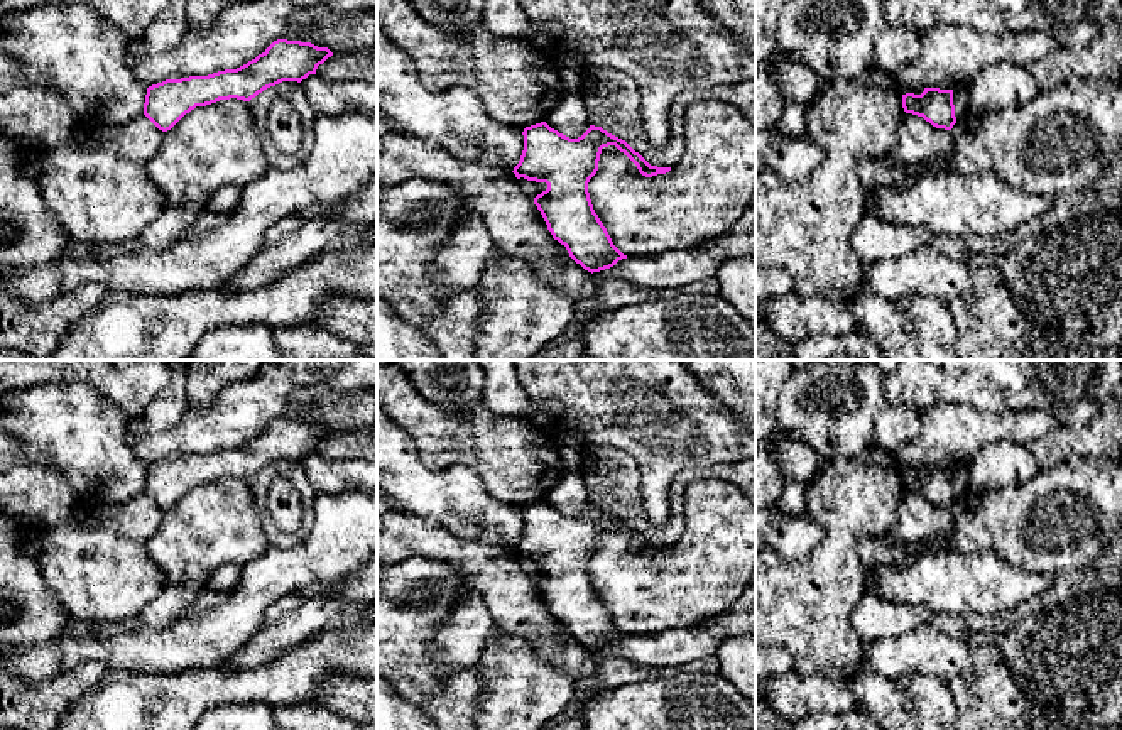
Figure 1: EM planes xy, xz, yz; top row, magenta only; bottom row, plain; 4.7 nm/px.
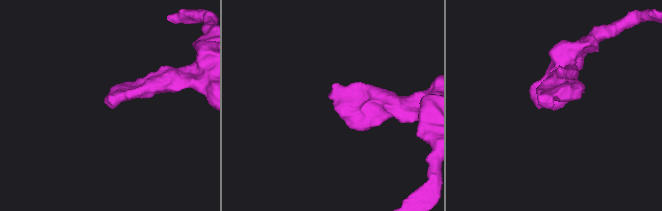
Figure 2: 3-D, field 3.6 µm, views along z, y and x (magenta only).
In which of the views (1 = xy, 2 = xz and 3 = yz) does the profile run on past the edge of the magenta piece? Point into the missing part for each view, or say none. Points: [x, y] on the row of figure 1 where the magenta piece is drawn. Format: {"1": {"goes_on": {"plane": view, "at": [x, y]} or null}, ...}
{"1": {"goes_on": null}, "2": {"goes_on": null}, "3": {"goes_on": null}}

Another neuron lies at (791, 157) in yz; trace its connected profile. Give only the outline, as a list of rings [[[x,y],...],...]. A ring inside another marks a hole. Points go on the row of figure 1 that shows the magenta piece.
[[[776,128],[755,132],[755,172],[774,172],[786,181],[809,176],[821,161],[808,133],[784,137]]]

